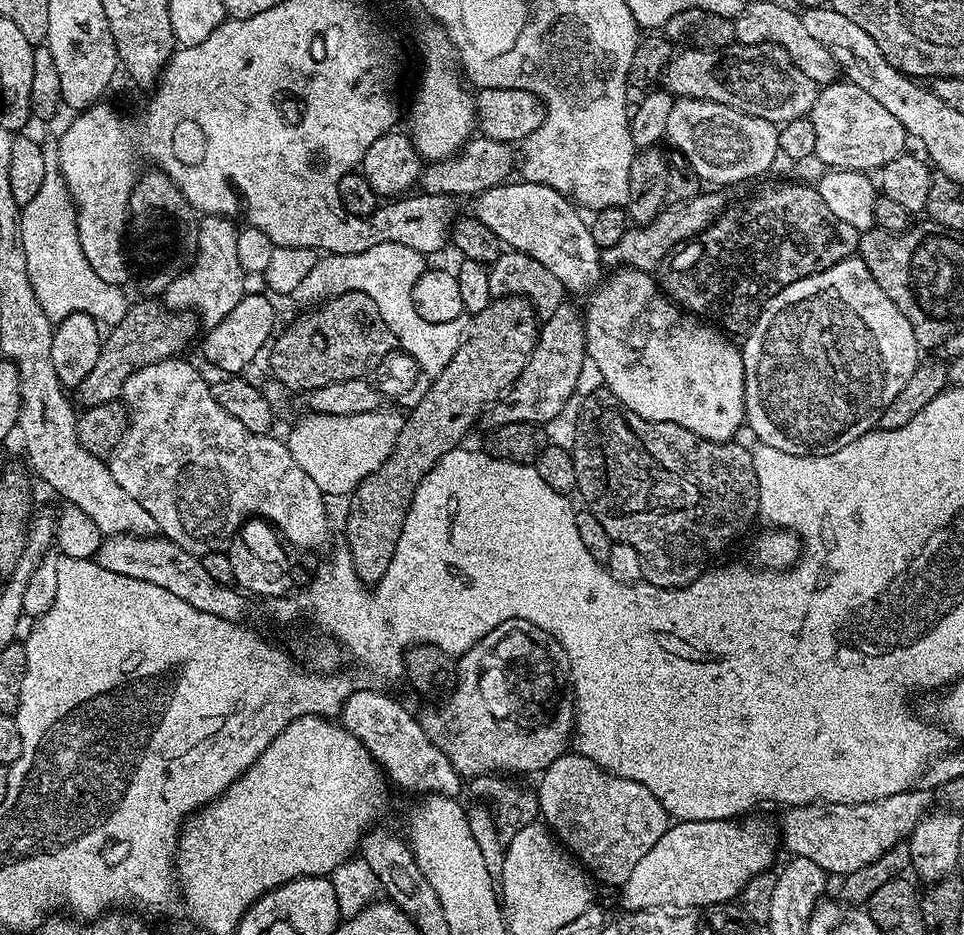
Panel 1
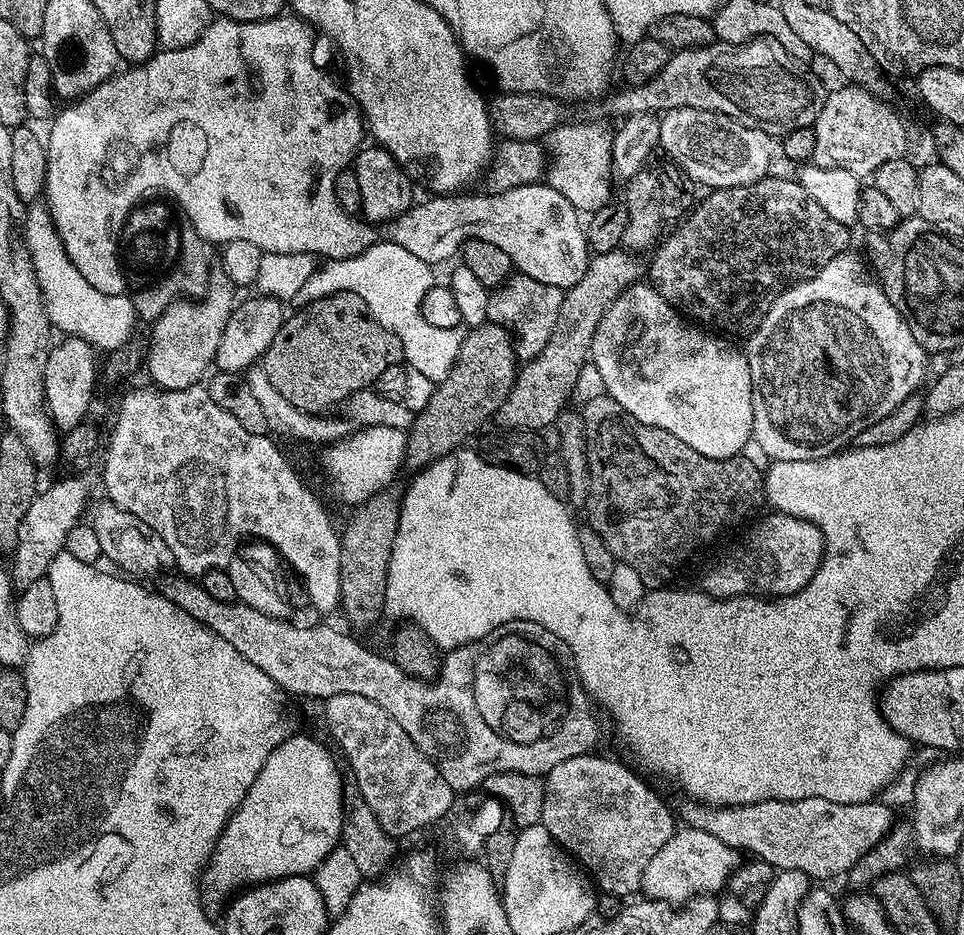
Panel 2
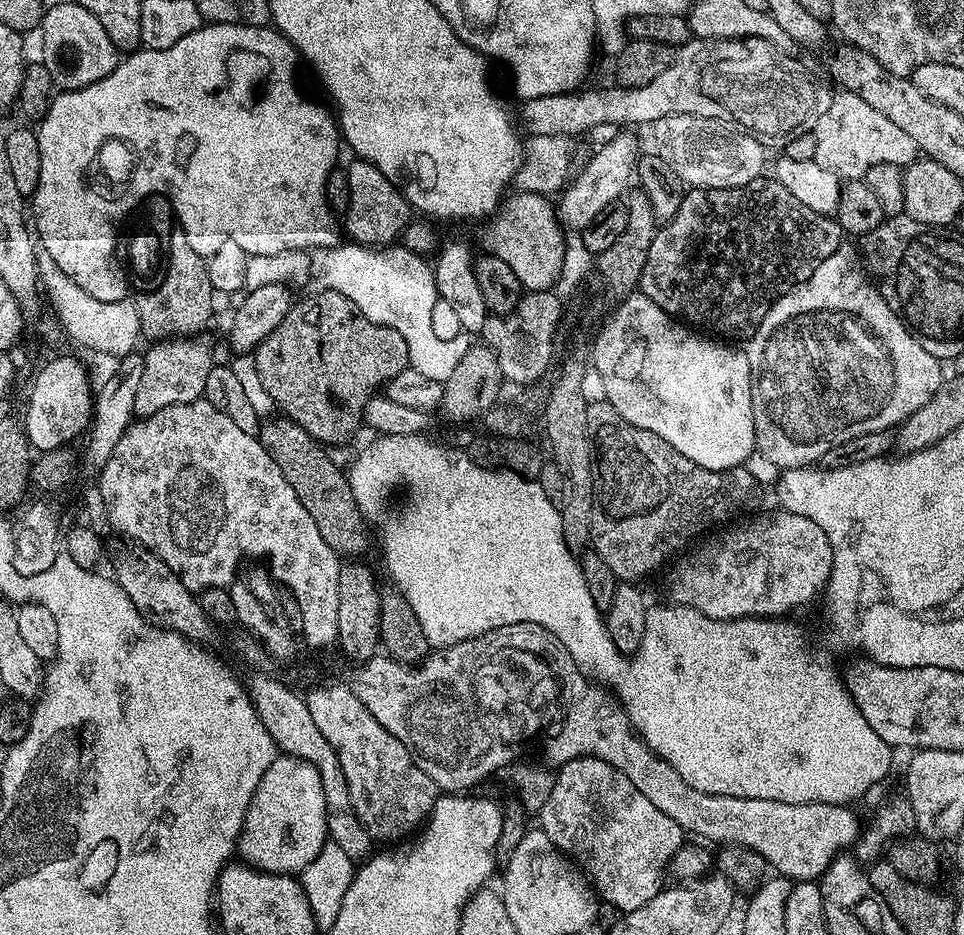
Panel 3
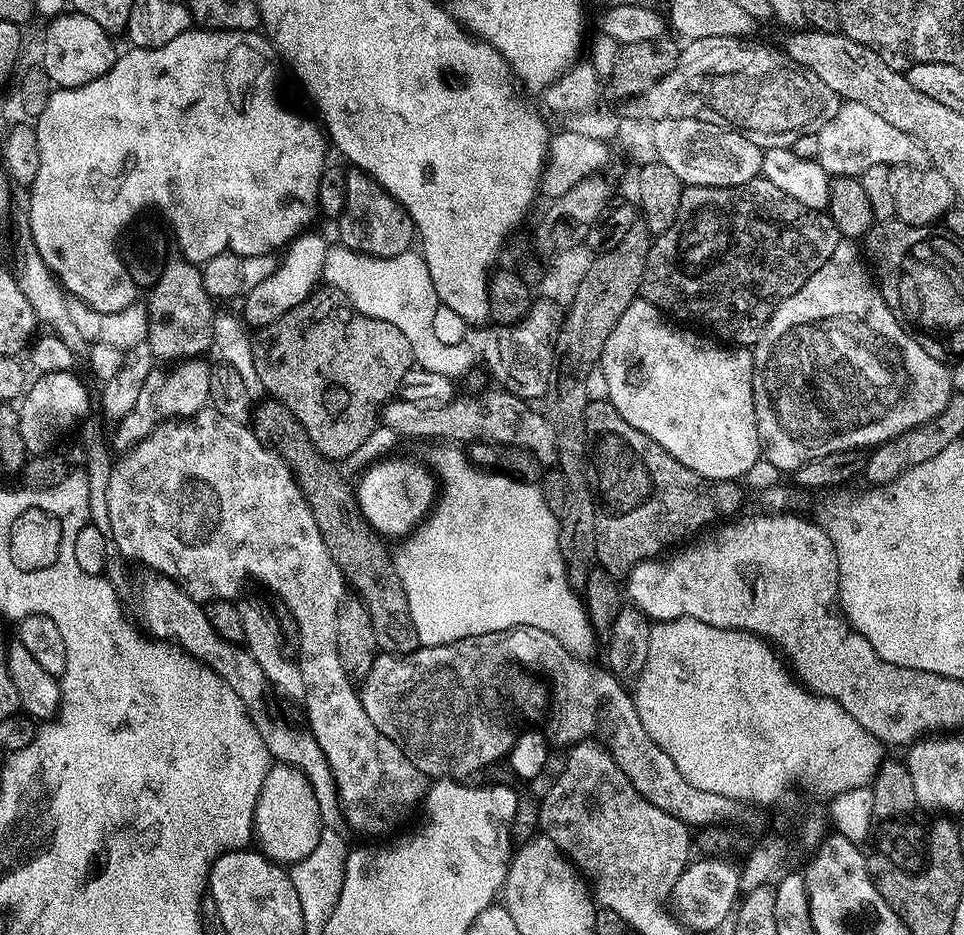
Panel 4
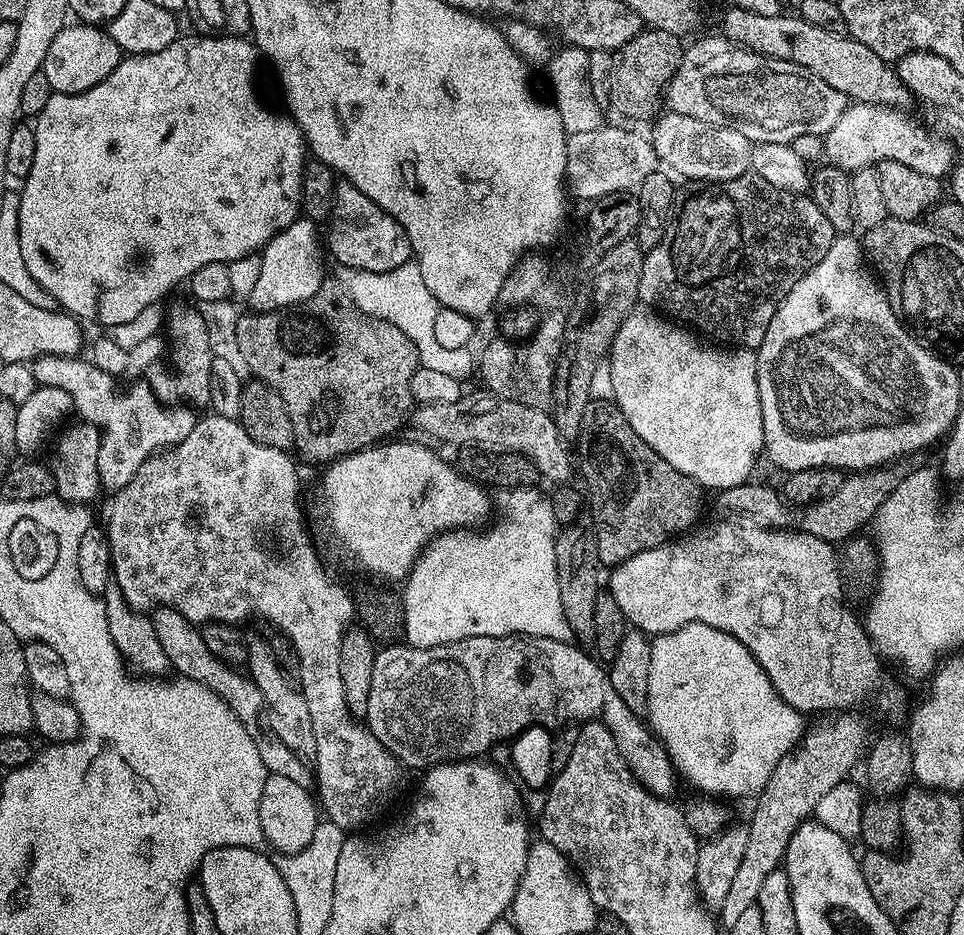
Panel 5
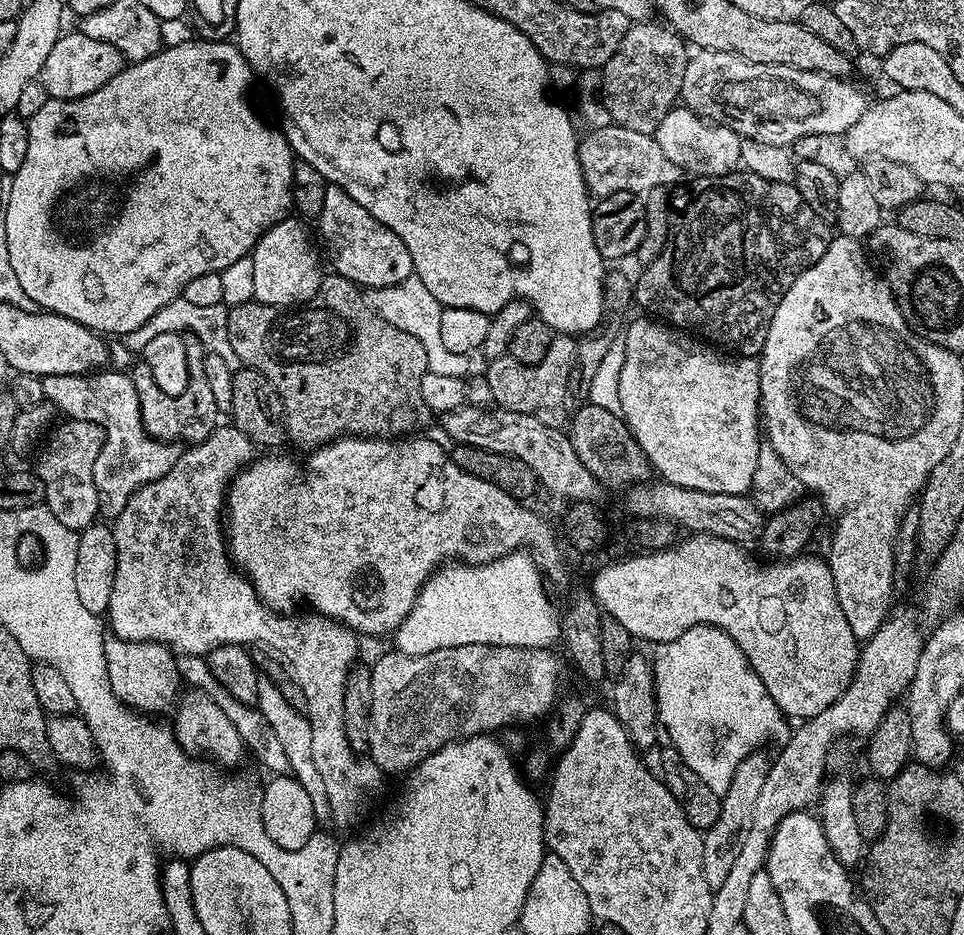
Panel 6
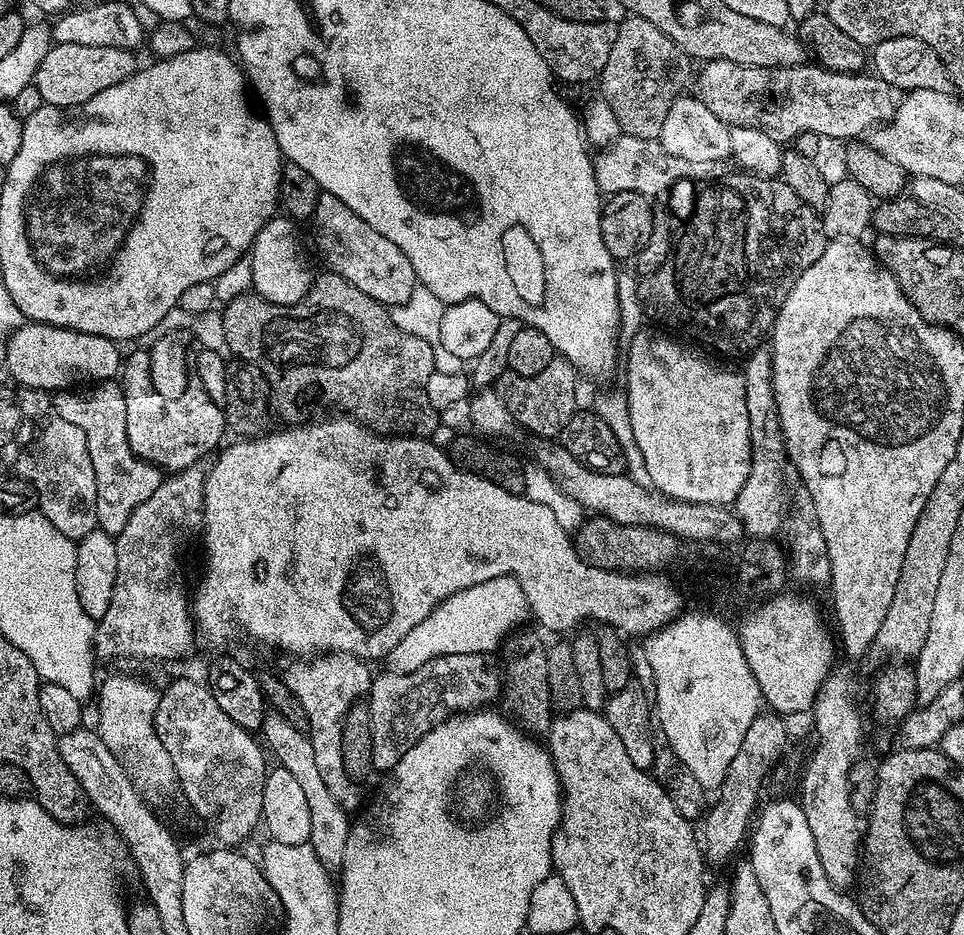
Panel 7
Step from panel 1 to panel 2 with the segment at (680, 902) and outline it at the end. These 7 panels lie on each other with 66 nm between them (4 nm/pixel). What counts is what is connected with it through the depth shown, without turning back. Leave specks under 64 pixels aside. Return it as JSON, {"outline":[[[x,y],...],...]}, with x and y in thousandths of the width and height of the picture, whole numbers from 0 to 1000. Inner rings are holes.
{"outline":[[[713,883],[698,889],[697,894],[686,907],[670,921],[668,936],[664,939],[664,949],[667,957],[673,963],[691,963],[694,965],[709,965],[719,958],[743,956],[754,947],[757,935],[766,923],[765,908],[753,905],[753,901],[745,901],[741,892],[732,892],[732,888],[715,886]]]}

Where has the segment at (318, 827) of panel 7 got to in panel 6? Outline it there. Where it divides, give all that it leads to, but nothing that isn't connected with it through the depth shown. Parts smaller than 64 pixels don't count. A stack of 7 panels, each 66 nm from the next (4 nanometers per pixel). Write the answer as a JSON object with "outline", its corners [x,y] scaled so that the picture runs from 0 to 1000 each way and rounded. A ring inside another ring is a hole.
{"outline":[[[271,722],[268,729],[268,747],[263,756],[270,760],[272,768],[276,768],[276,772],[280,772],[280,781],[284,781],[289,796],[293,797],[293,803],[297,806],[297,815],[301,815],[302,830],[310,836],[313,845],[317,845],[322,858],[326,858],[329,878],[336,879],[336,876],[339,878],[344,867],[338,853],[338,840],[334,837],[330,819],[326,815],[326,785],[322,781],[318,765],[308,754],[302,753],[293,742],[293,738],[288,738],[282,726],[275,722]]]}

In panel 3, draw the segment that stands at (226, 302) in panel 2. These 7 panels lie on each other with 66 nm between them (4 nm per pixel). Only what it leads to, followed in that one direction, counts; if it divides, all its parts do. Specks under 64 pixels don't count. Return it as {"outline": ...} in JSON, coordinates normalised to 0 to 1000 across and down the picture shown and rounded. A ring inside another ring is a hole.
{"outline":[[[178,361],[161,365],[151,375],[147,410],[140,427],[141,445],[159,445],[172,434],[196,432],[211,420],[216,395],[221,393],[220,376],[212,361]]]}

